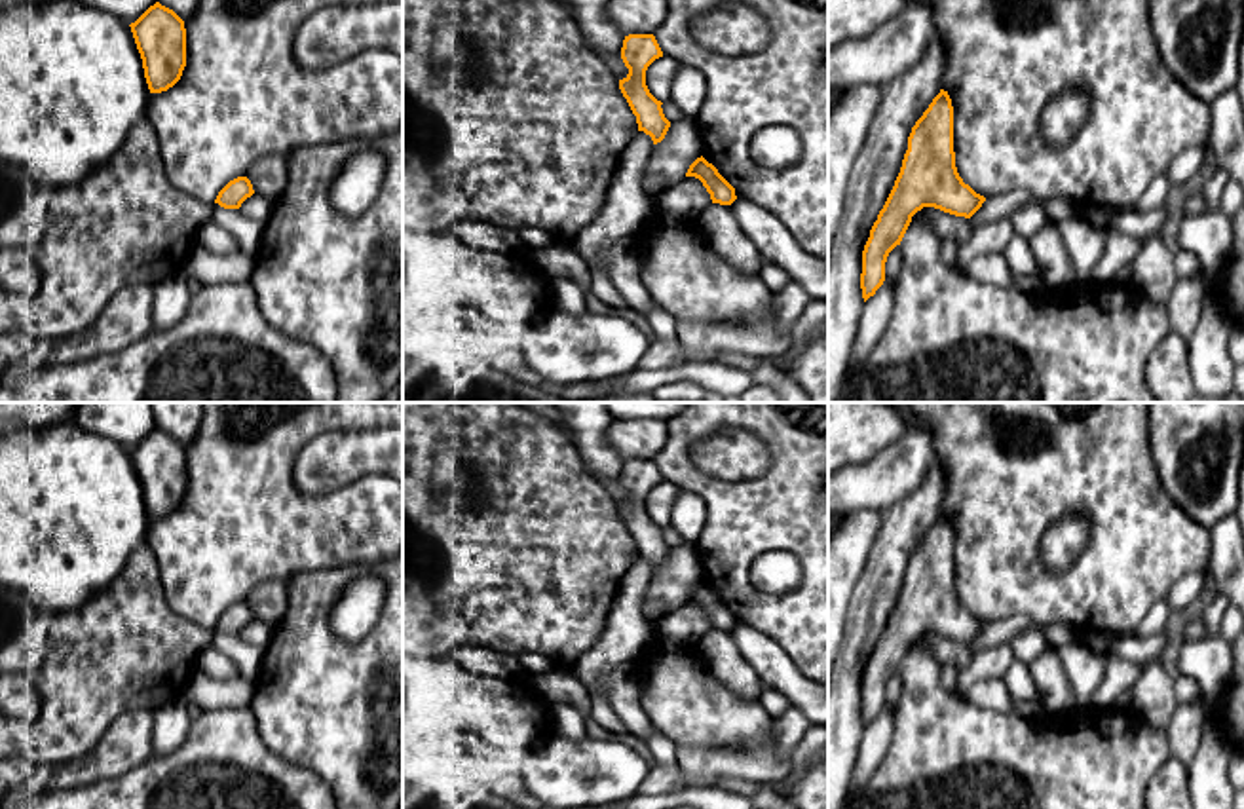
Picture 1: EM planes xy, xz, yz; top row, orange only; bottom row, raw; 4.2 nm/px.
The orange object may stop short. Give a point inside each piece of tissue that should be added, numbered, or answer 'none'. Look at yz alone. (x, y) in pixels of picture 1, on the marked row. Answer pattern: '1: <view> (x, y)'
none

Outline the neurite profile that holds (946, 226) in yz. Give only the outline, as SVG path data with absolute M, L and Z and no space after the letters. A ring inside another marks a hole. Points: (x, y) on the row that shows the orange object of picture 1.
M934 207L927 209L925 220L942 243L953 239L959 247L963 247L974 234L969 218L950 215Z

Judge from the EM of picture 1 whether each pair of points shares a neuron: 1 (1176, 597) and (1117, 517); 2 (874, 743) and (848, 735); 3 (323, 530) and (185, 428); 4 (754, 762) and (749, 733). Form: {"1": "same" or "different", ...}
{"1": "different", "2": "different", "3": "different", "4": "different"}

